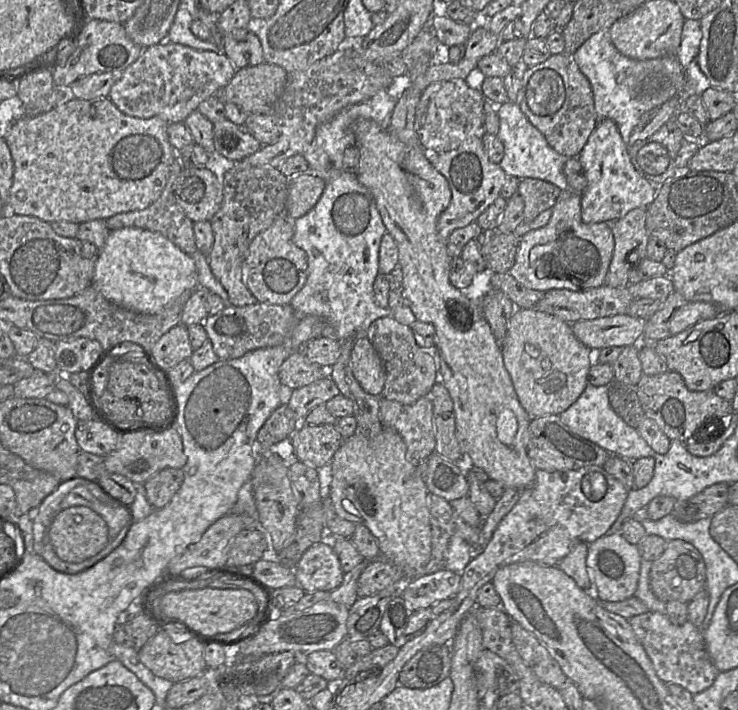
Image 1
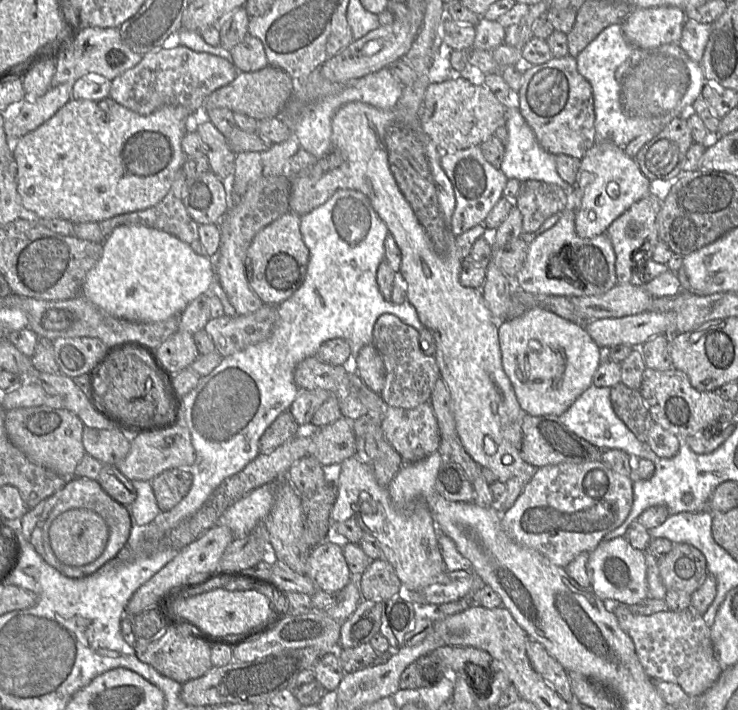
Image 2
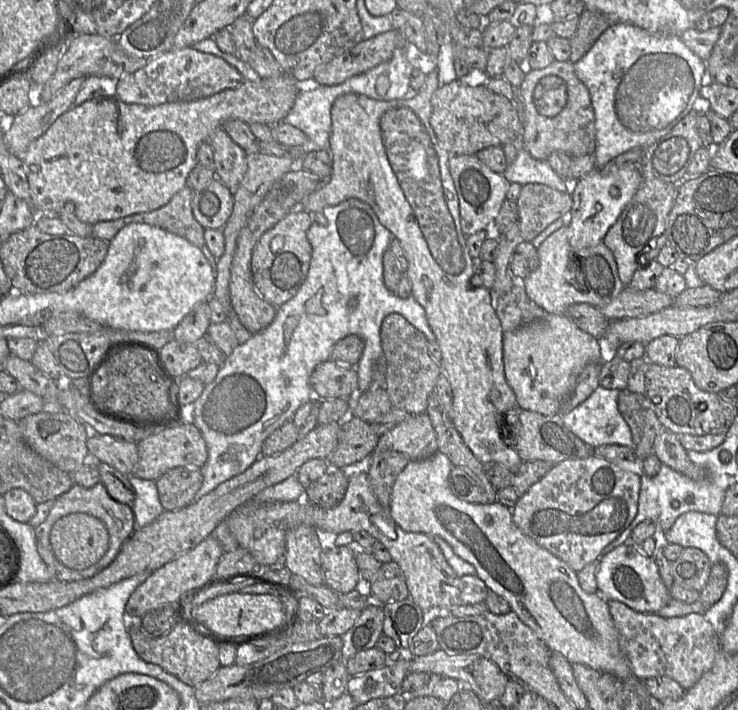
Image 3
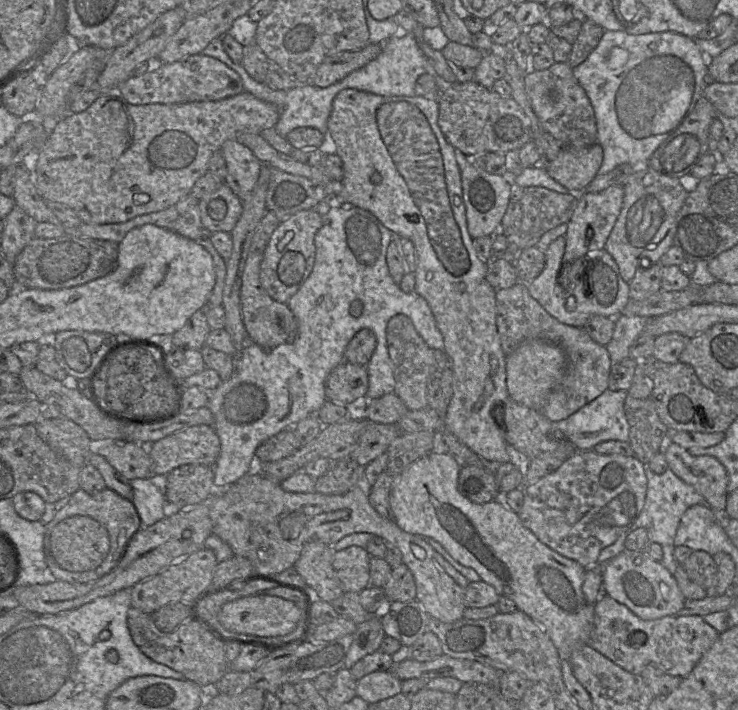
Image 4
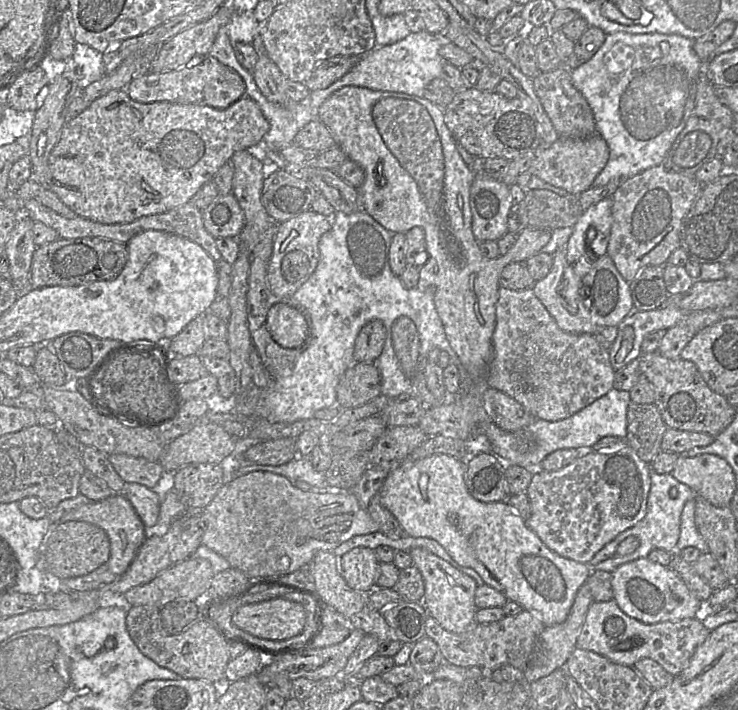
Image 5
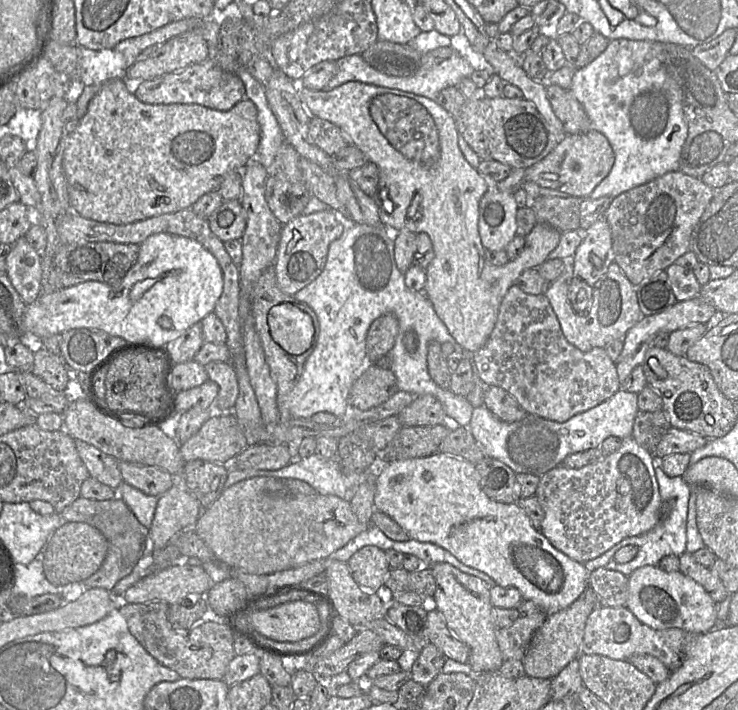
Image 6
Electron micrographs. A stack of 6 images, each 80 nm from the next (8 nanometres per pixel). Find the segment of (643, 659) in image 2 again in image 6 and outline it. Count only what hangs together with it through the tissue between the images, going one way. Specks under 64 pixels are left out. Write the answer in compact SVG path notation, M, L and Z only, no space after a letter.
M600 606L594 608L587 618L580 652L620 661L628 661L635 655L651 655L672 672L682 664L688 637L692 635L694 633L679 628L653 629L639 621L627 607Z

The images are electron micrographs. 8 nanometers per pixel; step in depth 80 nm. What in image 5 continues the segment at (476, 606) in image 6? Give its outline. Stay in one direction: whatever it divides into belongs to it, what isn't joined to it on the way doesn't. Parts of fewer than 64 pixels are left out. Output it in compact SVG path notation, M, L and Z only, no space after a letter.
M414 548L408 553L424 581L422 604L427 613L449 632L462 634L474 629L478 624L475 620L478 610L474 602L478 586L475 580L425 549Z

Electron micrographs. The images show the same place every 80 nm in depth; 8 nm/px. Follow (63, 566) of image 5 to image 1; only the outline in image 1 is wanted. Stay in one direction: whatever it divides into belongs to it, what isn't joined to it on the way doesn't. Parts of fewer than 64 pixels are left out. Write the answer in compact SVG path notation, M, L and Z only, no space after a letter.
M72 506L53 519L50 543L63 561L80 563L98 554L108 543L105 520L86 506Z

